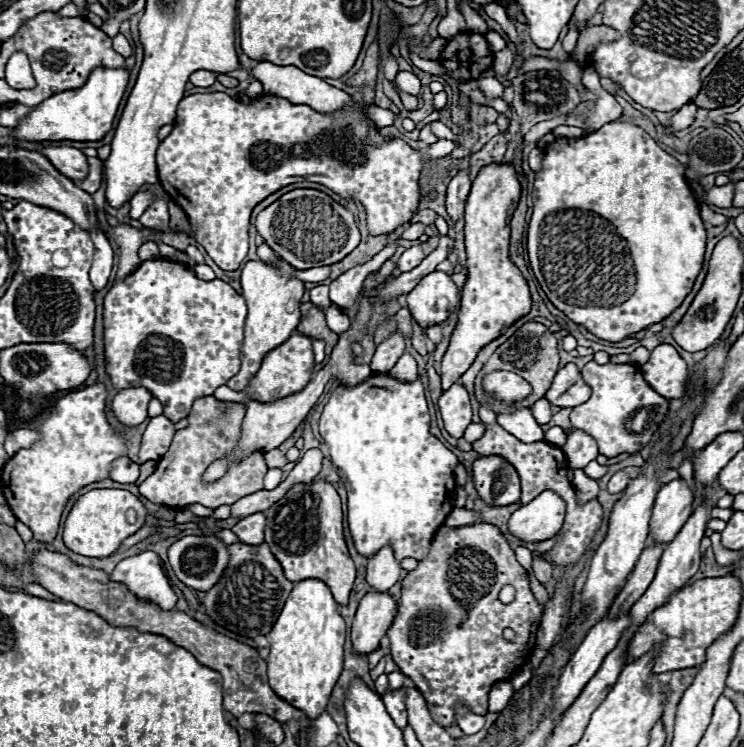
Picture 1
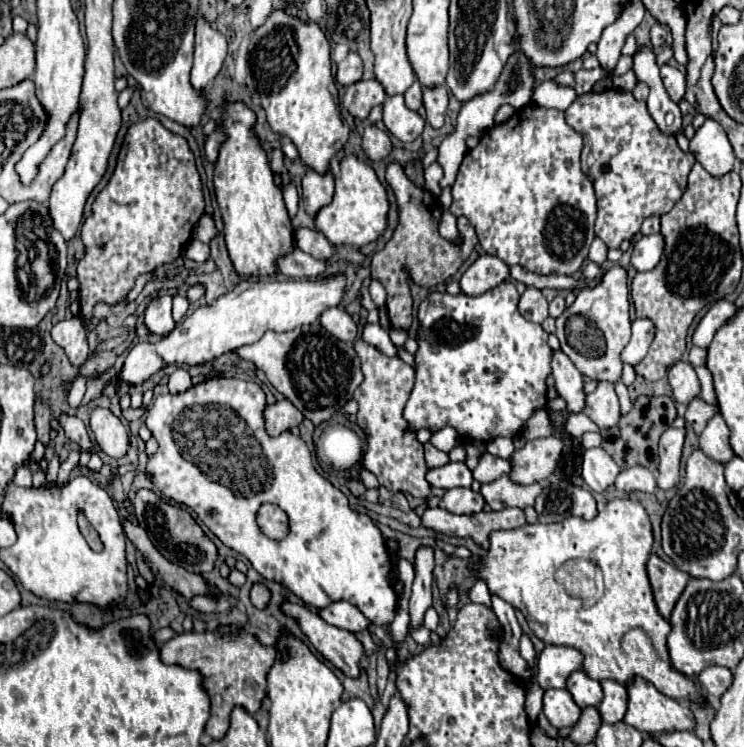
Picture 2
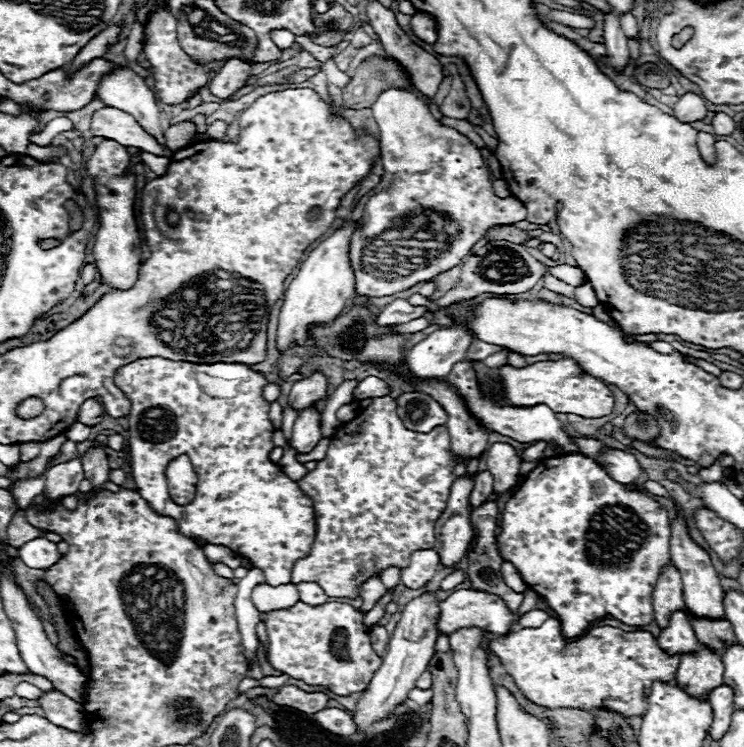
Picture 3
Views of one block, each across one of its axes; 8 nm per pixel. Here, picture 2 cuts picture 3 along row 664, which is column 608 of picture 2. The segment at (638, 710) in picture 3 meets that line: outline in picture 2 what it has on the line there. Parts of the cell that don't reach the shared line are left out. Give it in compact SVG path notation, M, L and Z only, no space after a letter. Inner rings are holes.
M612 500L606 504L602 512L594 520L584 520L584 518L566 518L556 524L526 524L522 528L514 530L498 530L488 536L488 550L484 556L480 556L476 562L468 564L468 570L474 574L476 580L486 582L488 592L500 596L504 602L512 604L512 608L522 610L524 618L528 620L530 630L534 632L536 638L540 638L544 644L562 644L562 646L572 646L584 654L582 662L582 672L586 672L594 680L616 680L620 684L630 684L632 676L642 676L650 684L654 684L656 690L662 694L676 698L676 700L694 700L702 702L704 698L686 698L686 694L702 694L700 686L676 672L670 666L670 656L668 656L668 646L666 638L670 634L670 624L664 620L656 606L654 606L654 596L650 594L650 582L646 578L646 558L650 556L652 550L652 526L648 520L646 510L630 500ZM574 558L584 558L594 564L598 564L604 572L604 582L606 590L596 604L590 608L582 608L578 598L572 598L566 594L564 586L560 586L554 580L556 570L566 562Z

